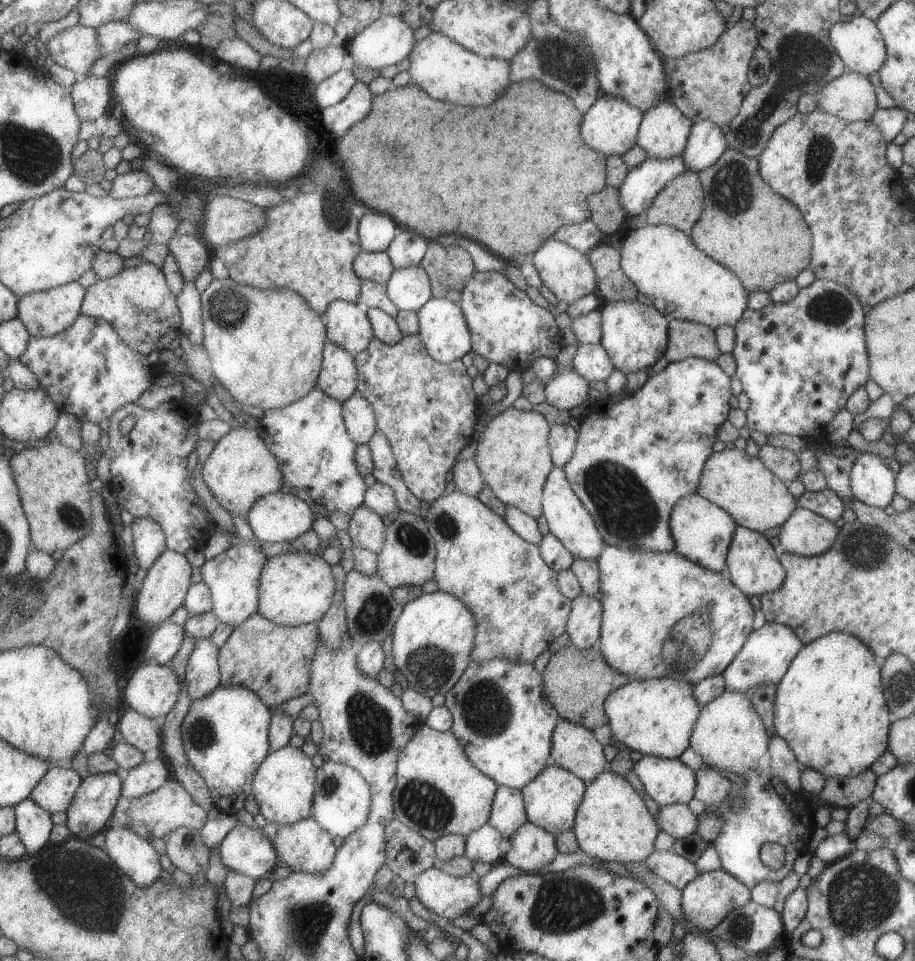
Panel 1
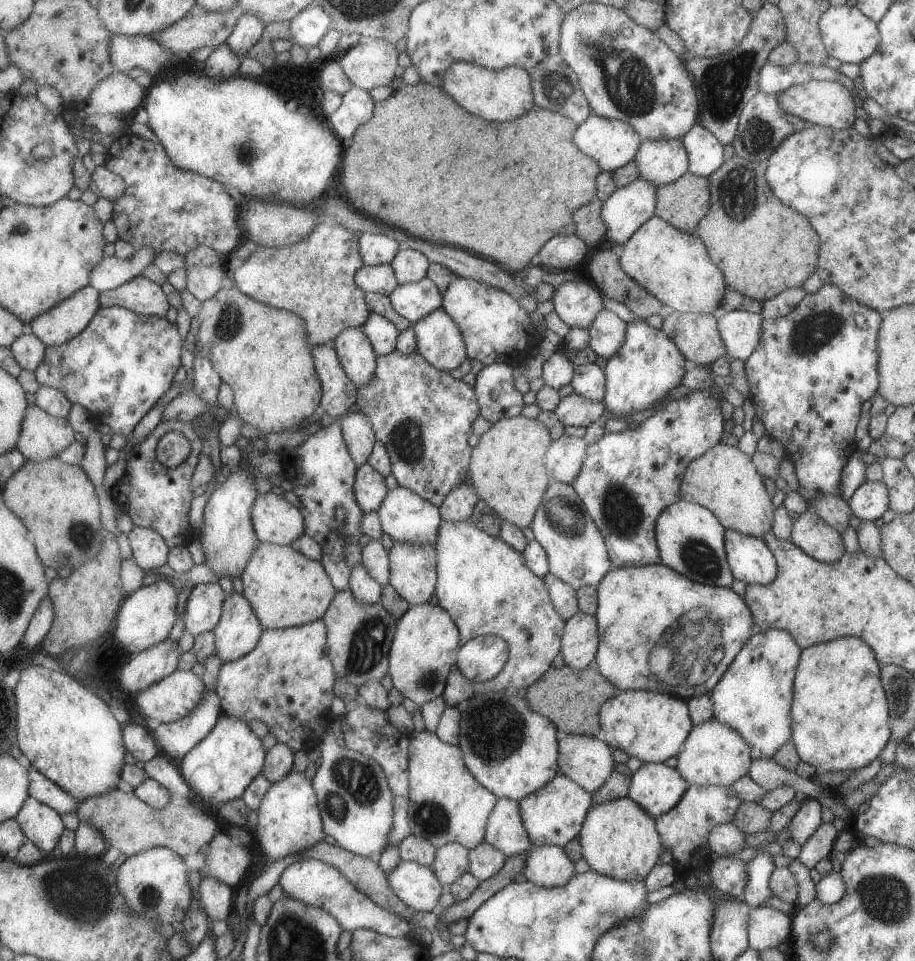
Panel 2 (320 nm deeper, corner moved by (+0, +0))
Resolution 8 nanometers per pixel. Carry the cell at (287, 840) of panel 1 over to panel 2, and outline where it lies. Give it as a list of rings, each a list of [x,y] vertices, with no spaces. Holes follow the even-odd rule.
[[[302,858],[299,862],[293,862],[285,867],[278,884],[287,897],[298,900],[307,908],[329,913],[335,918],[342,931],[352,932],[356,928],[362,928],[390,937],[411,935],[411,926],[405,919],[377,906],[370,898],[349,884],[340,870],[323,861]]]

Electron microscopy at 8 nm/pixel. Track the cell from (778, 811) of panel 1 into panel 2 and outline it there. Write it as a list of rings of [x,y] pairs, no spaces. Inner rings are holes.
[[[759,853],[746,862],[747,882],[741,900],[751,909],[765,906],[766,900],[774,896],[769,886],[770,874],[775,868],[770,856]]]

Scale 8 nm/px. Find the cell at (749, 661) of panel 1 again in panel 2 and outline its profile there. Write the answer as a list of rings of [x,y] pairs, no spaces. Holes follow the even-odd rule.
[[[781,629],[760,630],[739,649],[727,670],[709,692],[714,708],[712,718],[739,733],[745,744],[750,746],[751,760],[771,759],[774,752],[791,738],[792,686],[800,652],[799,645],[789,632]]]

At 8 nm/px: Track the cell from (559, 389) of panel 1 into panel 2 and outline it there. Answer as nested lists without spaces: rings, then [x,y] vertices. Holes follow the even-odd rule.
[[[571,393],[565,398],[560,398],[553,414],[564,426],[585,426],[597,421],[603,414],[604,404],[595,402],[578,394]]]

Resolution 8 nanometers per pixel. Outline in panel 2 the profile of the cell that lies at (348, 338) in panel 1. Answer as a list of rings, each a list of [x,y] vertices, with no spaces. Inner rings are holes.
[[[360,327],[341,330],[330,343],[347,378],[356,387],[366,385],[376,369],[376,354]]]

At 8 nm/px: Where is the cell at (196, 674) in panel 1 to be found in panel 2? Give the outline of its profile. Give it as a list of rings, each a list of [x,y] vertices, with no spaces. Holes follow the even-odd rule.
[[[207,691],[203,702],[189,716],[177,722],[153,725],[154,737],[161,750],[179,763],[211,734],[221,718],[221,711],[224,710],[218,692]]]

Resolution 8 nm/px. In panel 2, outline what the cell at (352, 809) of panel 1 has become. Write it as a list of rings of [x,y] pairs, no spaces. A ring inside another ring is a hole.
[[[328,727],[318,737],[315,744],[321,752],[321,763],[316,768],[311,784],[317,797],[317,806],[320,810],[322,827],[327,836],[331,836],[337,842],[337,846],[349,851],[352,855],[371,858],[372,854],[380,854],[386,847],[387,835],[392,825],[392,800],[393,795],[388,787],[388,782],[381,767],[372,758],[366,757],[359,751],[347,747],[339,747],[337,738]]]

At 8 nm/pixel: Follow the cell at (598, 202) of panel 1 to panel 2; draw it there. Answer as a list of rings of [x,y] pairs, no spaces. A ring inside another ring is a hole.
[[[595,196],[591,202],[581,205],[572,212],[572,221],[575,225],[574,234],[582,240],[587,248],[597,247],[597,242],[605,234],[605,225],[600,217],[602,202]]]

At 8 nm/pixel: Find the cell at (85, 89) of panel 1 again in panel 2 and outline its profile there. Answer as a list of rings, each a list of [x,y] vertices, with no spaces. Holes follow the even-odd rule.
[[[116,70],[98,84],[84,111],[88,116],[133,114],[146,98],[147,90],[135,78]]]

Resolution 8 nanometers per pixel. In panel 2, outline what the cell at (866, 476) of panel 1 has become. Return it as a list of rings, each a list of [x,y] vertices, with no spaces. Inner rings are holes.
[[[863,481],[848,500],[850,511],[861,521],[874,522],[888,508],[888,490],[882,481]]]

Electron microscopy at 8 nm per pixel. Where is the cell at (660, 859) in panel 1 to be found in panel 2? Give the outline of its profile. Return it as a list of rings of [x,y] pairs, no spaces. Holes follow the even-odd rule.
[[[736,856],[719,857],[711,861],[707,874],[711,884],[733,899],[741,899],[747,882],[746,862]]]

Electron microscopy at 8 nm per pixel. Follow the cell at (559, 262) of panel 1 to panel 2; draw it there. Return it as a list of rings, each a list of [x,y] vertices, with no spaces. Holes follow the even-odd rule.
[[[588,280],[560,284],[551,298],[553,311],[569,329],[587,331],[599,310],[603,309],[603,295]]]

